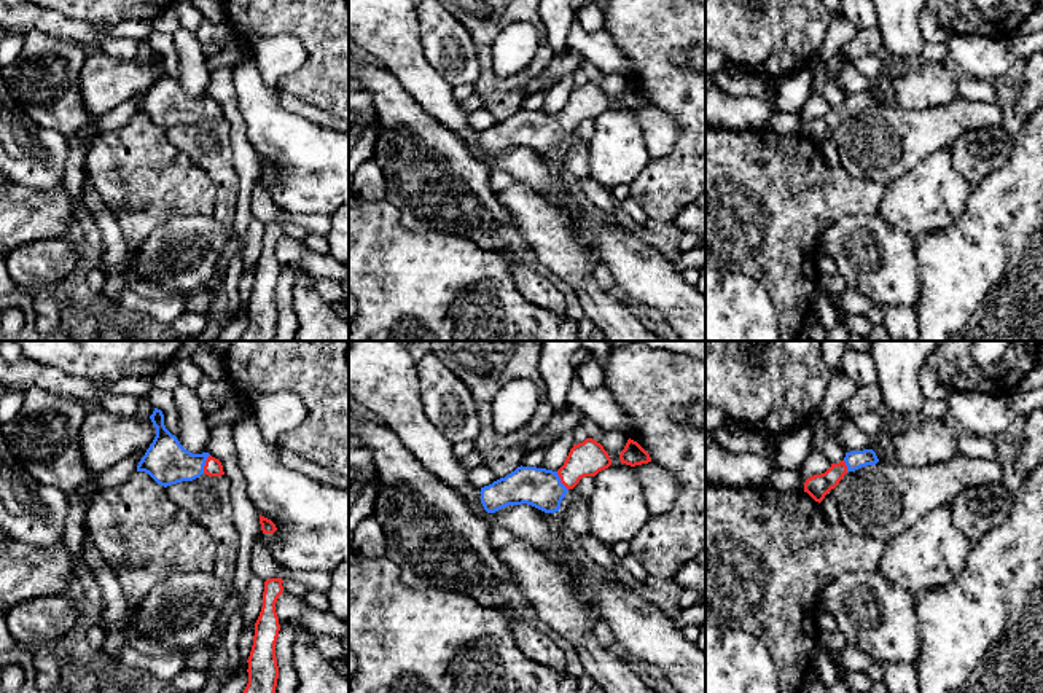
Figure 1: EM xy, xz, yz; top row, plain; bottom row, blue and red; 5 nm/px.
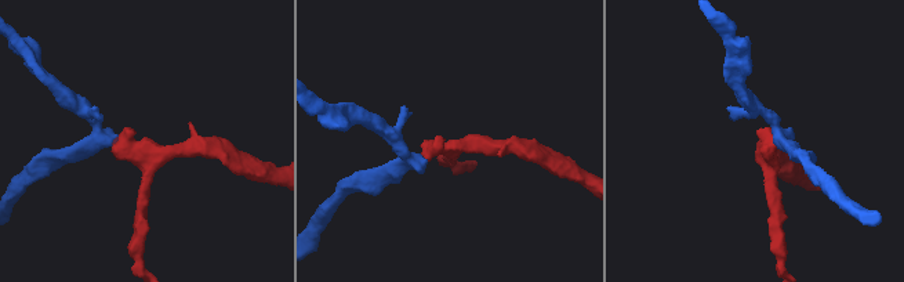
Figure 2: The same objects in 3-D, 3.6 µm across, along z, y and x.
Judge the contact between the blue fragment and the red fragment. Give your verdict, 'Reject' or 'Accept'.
Accept

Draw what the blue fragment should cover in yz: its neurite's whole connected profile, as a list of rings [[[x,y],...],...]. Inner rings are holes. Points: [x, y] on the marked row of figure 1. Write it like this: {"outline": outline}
{"outline": [[[873,449],[850,451],[839,464],[820,475],[814,475],[806,480],[804,492],[807,492],[815,502],[822,502],[825,495],[834,489],[847,472],[855,472],[866,465],[876,465],[879,462]]]}

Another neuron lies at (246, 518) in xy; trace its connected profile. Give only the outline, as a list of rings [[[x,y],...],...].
[[[234,424],[212,427],[207,452],[218,459],[231,484],[232,523],[239,534],[239,553],[234,572],[234,591],[242,594],[252,577],[252,546],[263,534],[260,513],[248,499],[245,476],[237,464],[232,440]]]

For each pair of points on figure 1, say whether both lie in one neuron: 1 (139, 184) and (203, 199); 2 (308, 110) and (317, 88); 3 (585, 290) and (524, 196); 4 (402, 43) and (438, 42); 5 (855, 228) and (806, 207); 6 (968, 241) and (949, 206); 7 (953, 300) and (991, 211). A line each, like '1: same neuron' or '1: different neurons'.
1: same neuron
2: different neurons
3: same neuron
4: different neurons
5: different neurons
6: different neurons
7: same neuron

